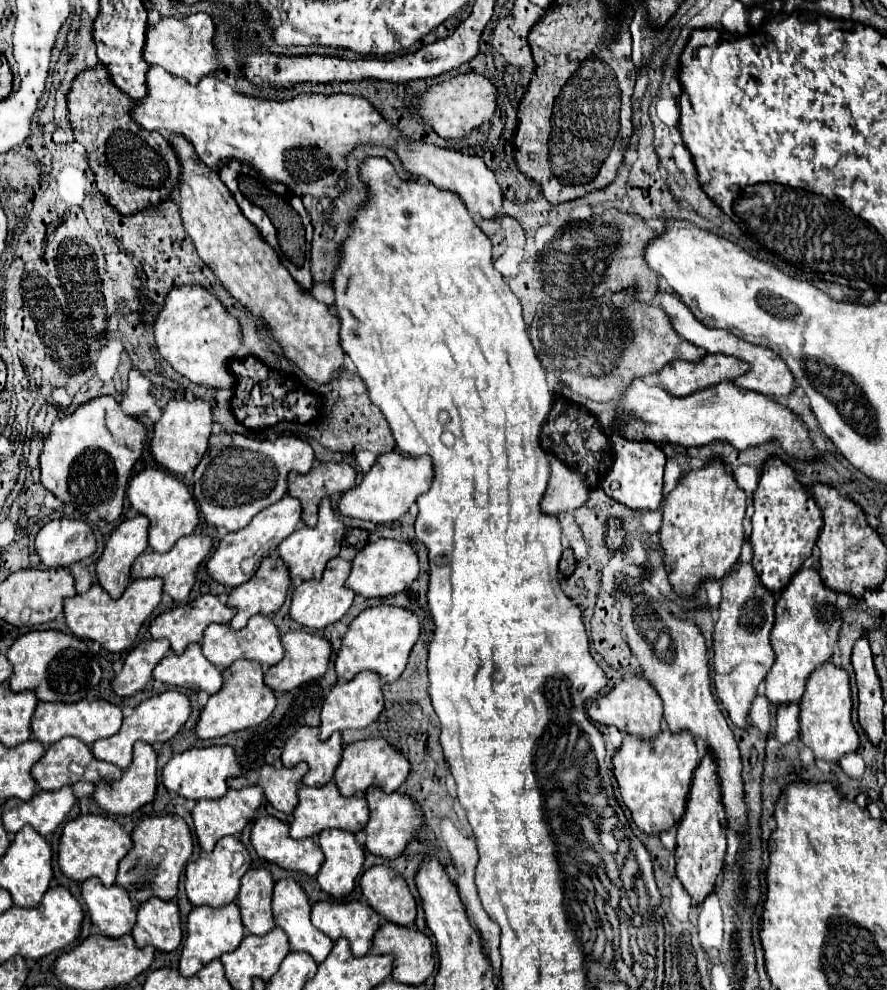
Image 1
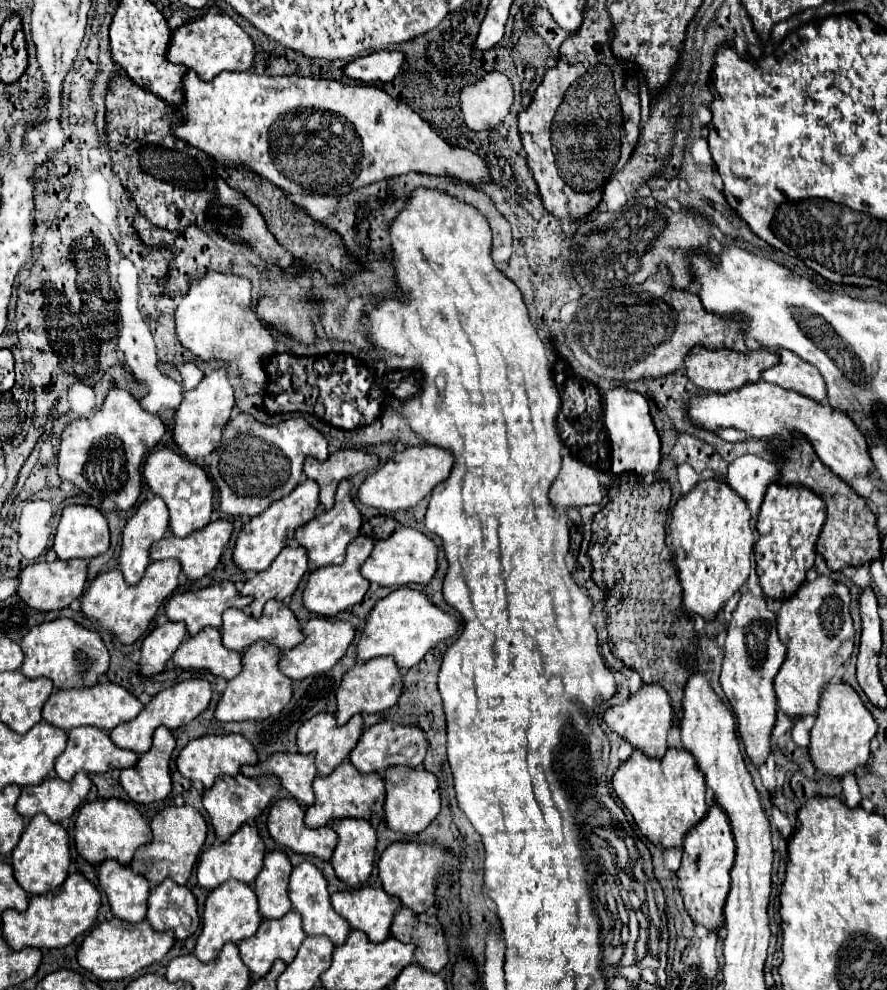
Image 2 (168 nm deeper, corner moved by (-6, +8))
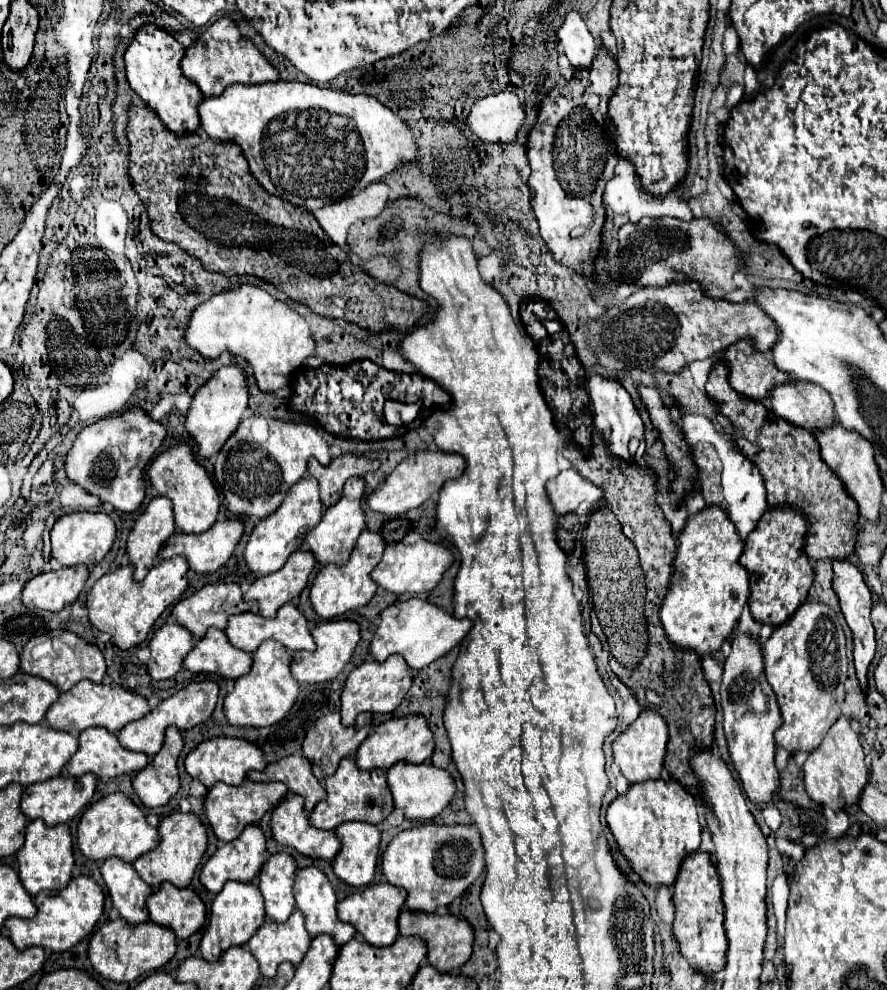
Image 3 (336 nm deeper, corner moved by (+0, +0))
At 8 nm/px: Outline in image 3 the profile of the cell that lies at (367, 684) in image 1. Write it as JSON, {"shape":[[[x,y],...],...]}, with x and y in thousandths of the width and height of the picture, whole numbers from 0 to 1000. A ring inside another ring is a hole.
{"shape":[[[450,661],[436,665],[434,669],[409,669],[393,681],[393,685],[389,689],[389,695],[384,701],[384,729],[389,733],[398,733],[402,721],[411,719],[411,717],[430,719],[430,721],[443,719],[452,711],[457,701],[461,699],[461,695],[466,691],[466,683],[468,683],[466,677],[457,671],[457,665]]]}

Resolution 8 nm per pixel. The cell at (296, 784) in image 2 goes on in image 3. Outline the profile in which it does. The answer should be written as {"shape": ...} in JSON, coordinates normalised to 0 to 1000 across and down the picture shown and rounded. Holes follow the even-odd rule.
{"shape":[[[330,762],[303,772],[299,778],[299,786],[315,788],[324,792],[328,800],[342,804],[346,820],[351,820],[355,812],[369,804],[366,794],[353,784],[352,772],[342,762]]]}

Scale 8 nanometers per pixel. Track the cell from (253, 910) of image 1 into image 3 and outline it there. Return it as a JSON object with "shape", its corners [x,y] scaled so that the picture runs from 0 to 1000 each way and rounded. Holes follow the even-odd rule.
{"shape":[[[308,863],[292,883],[292,897],[299,907],[301,927],[310,931],[321,931],[333,919],[330,891],[333,891],[335,871],[328,863]]]}

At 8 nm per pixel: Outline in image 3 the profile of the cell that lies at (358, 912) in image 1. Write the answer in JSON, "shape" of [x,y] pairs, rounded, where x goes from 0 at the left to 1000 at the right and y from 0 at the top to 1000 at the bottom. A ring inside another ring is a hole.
{"shape":[[[430,891],[430,893],[414,895],[411,899],[391,905],[387,911],[382,911],[380,919],[382,919],[382,927],[387,931],[398,933],[402,937],[402,941],[407,941],[418,956],[441,956],[450,945],[448,927],[452,923],[457,907],[459,907],[459,901],[454,897]]]}

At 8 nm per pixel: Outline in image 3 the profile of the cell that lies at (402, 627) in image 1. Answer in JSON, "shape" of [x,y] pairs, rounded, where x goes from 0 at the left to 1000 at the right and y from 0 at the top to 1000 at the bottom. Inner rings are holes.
{"shape":[[[463,604],[457,608],[448,608],[439,612],[436,616],[432,616],[430,628],[423,636],[416,657],[425,669],[434,669],[439,663],[452,661],[466,677],[475,677],[484,673],[488,667],[502,663],[511,653],[515,653],[526,642],[529,636],[531,636],[529,624],[517,626],[486,608]]]}

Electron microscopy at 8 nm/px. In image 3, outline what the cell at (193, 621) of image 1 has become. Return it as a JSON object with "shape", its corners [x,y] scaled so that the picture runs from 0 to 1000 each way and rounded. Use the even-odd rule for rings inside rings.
{"shape":[[[242,588],[242,590],[233,590],[229,592],[227,596],[222,596],[220,600],[215,600],[213,604],[206,604],[202,606],[197,612],[195,612],[195,624],[209,632],[220,644],[229,644],[233,634],[242,632],[242,634],[249,634],[254,636],[256,634],[256,624],[263,622],[263,620],[269,620],[269,618],[290,618],[290,608],[276,608],[272,604],[272,594],[269,590],[265,588]]]}

